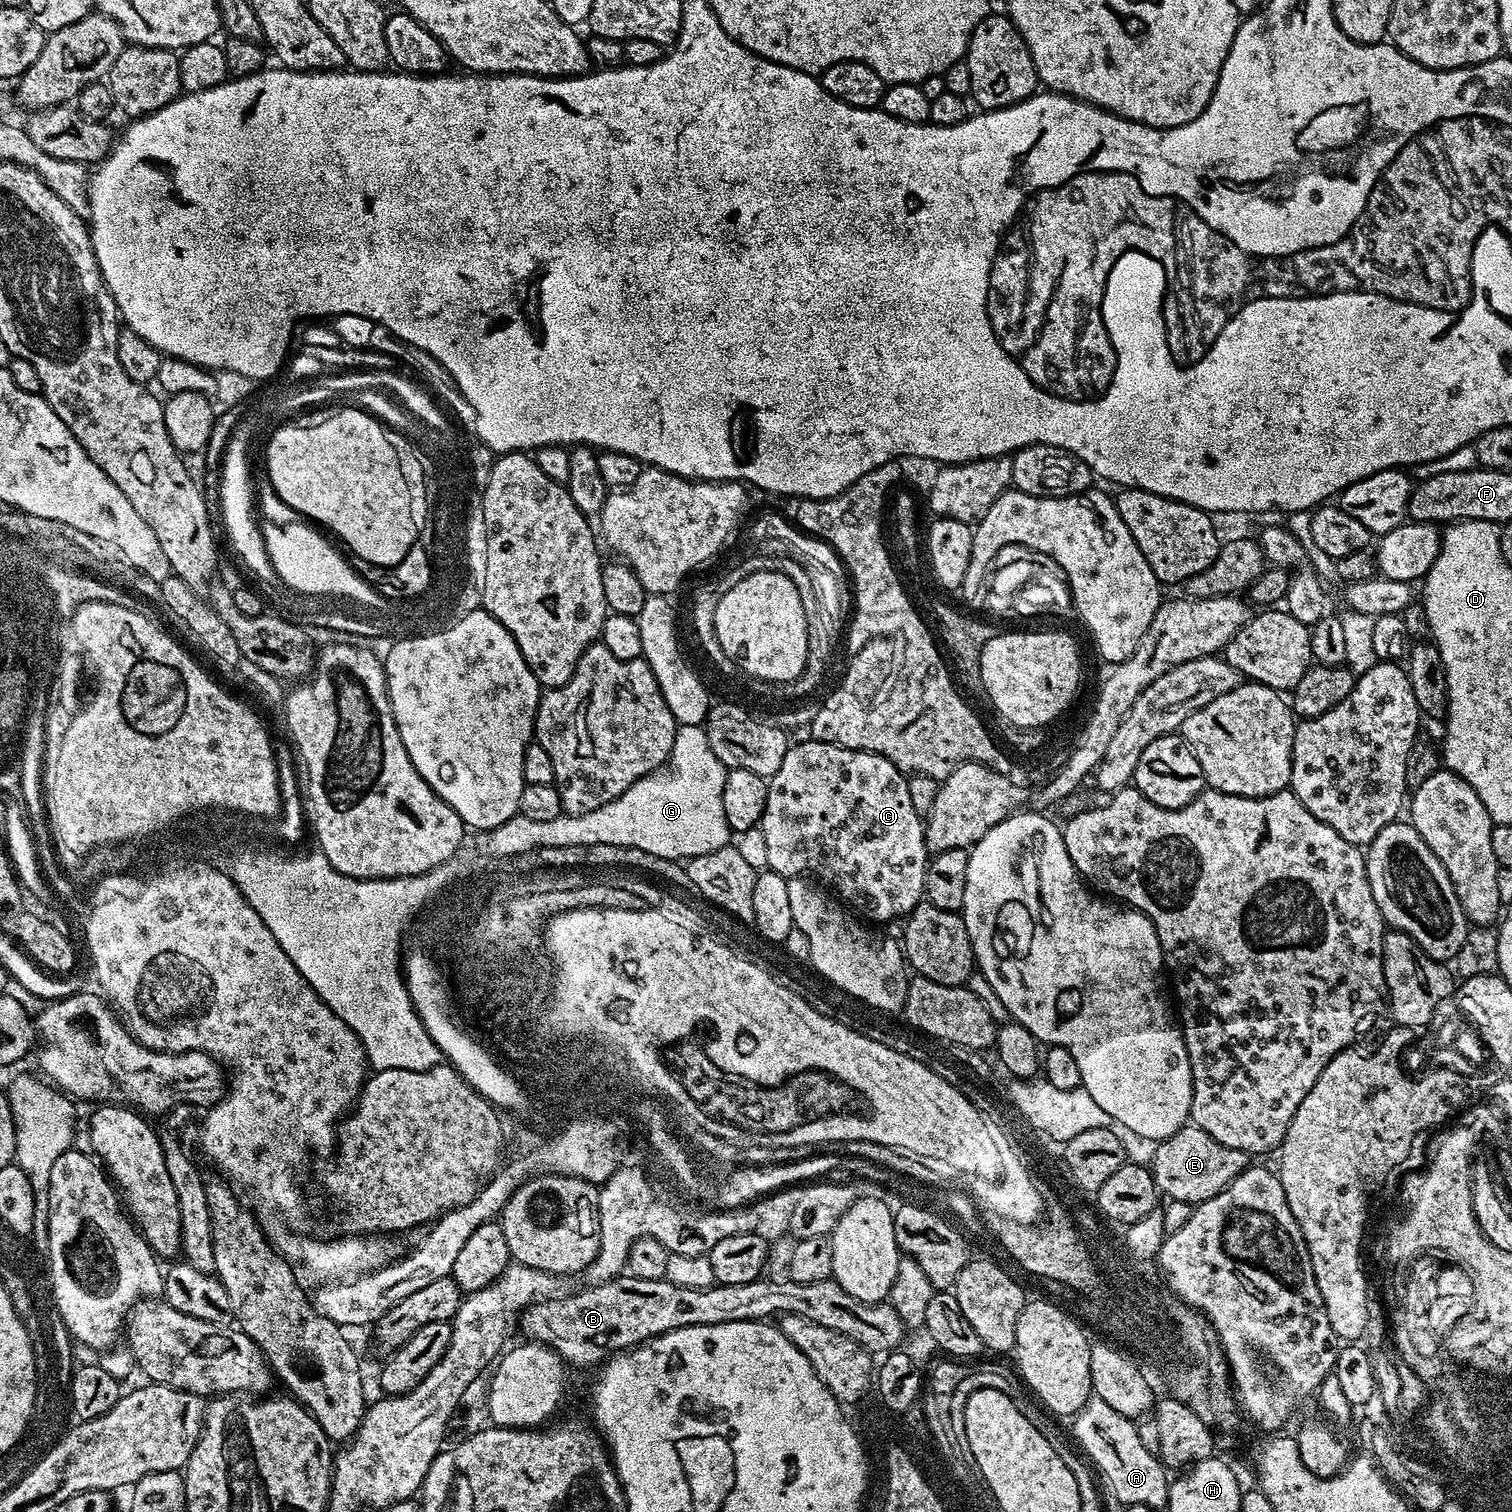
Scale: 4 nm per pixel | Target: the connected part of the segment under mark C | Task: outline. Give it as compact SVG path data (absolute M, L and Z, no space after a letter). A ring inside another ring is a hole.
M811 738L805 740L805 744L793 743L789 747L782 766L768 780L766 810L758 825L766 840L767 867L785 878L805 874L815 878L865 921L899 921L907 917L925 899L924 879L930 853L924 841L925 821L914 802L910 802L905 773L885 756L873 752L839 748L837 744L823 744Z

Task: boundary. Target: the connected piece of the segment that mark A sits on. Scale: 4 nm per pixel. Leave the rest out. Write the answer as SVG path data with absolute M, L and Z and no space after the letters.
M1089 1398L1082 1411L1076 1413L1071 1424L1081 1450L1089 1456L1087 1459L1094 1465L1095 1471L1108 1479L1108 1484L1121 1506L1141 1504L1154 1510L1167 1509L1169 1469L1161 1464L1159 1455L1142 1446L1137 1425L1131 1419L1124 1417L1099 1398Z

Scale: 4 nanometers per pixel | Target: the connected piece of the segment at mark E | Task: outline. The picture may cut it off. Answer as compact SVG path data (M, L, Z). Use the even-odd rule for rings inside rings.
M1191 1122L1170 1134L1170 1138L1159 1141L1155 1148L1150 1167L1157 1189L1163 1195L1165 1192L1169 1201L1177 1200L1193 1206L1217 1196L1250 1164L1249 1153L1222 1146L1222 1142L1210 1138L1206 1130Z

